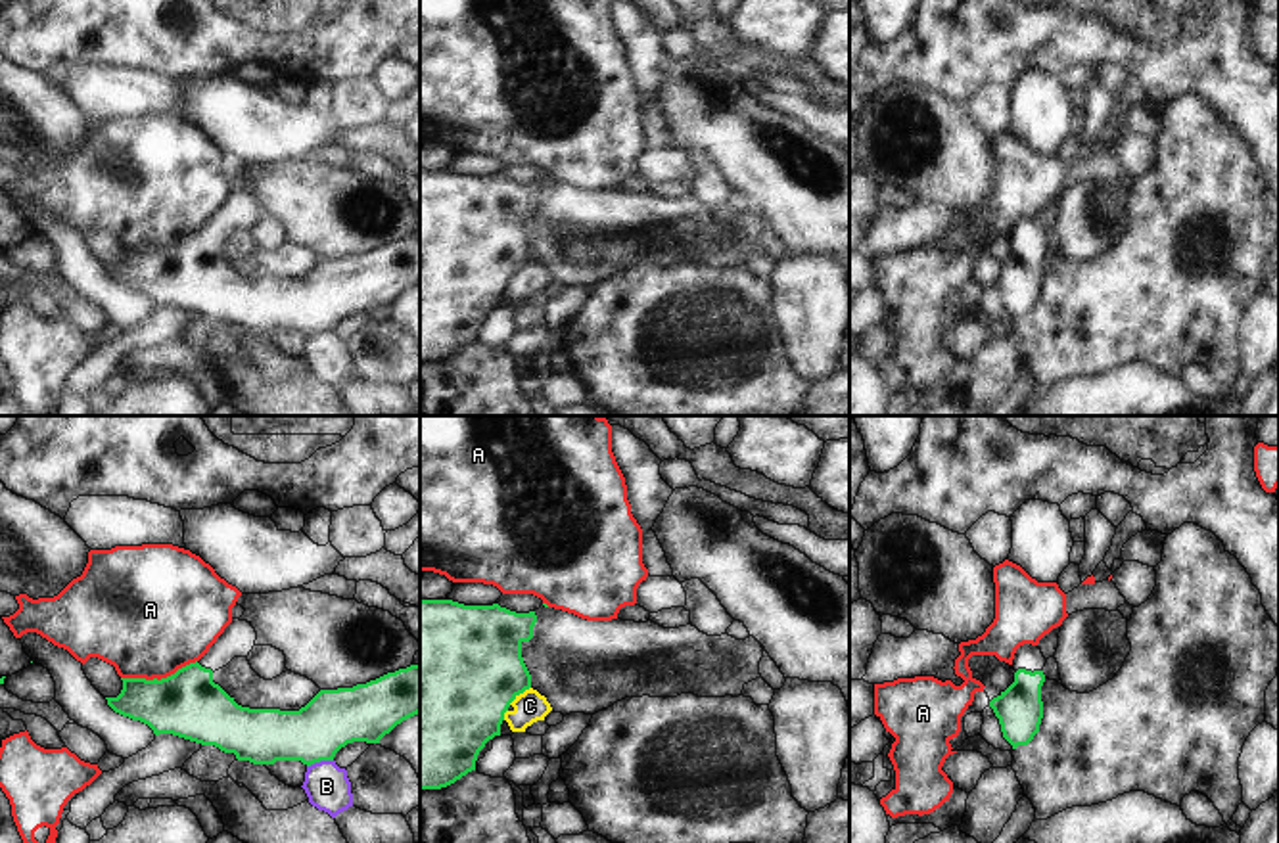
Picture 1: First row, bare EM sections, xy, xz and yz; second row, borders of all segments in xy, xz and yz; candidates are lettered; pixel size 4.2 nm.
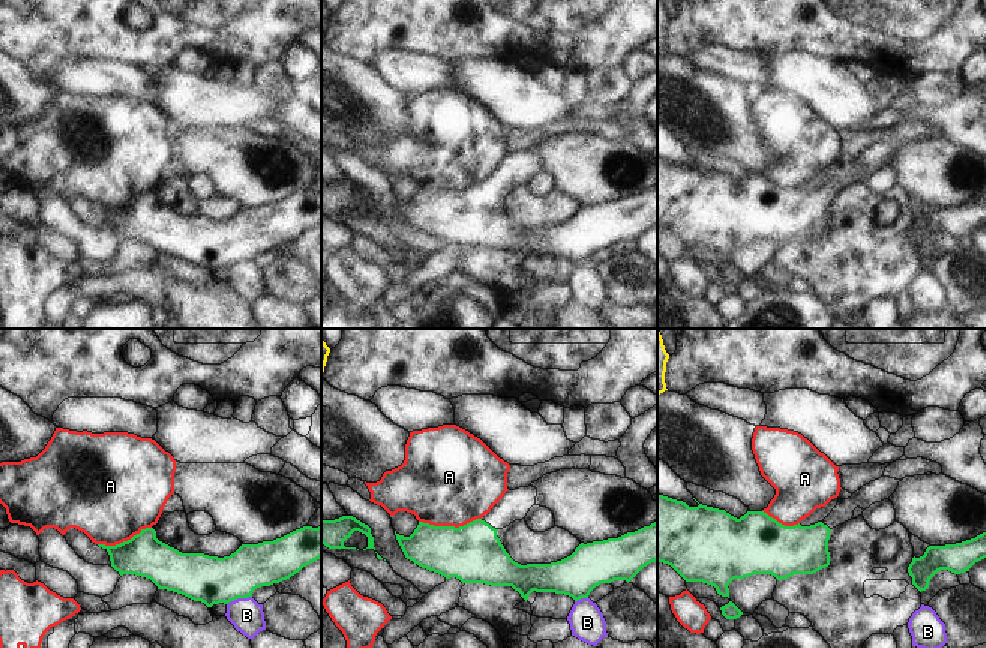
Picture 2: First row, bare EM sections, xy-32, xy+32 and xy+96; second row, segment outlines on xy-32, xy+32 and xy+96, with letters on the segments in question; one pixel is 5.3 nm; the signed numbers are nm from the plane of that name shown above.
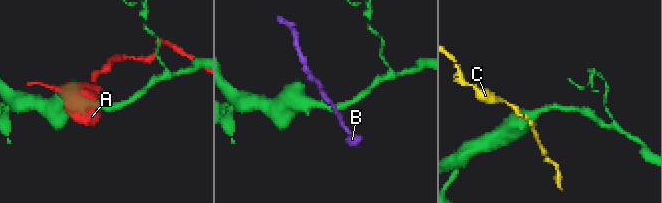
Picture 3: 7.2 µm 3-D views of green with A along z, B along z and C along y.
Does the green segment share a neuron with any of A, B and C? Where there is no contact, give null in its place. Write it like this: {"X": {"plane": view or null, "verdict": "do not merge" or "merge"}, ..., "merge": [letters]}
{"A": {"plane": "xy", "verdict": "do not merge"}, "B": {"plane": "xy", "verdict": "do not merge"}, "C": {"plane": "xz", "verdict": "do not merge"}, "merge": []}

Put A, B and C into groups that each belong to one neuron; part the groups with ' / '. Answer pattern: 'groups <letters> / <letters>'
groups A / B / C

